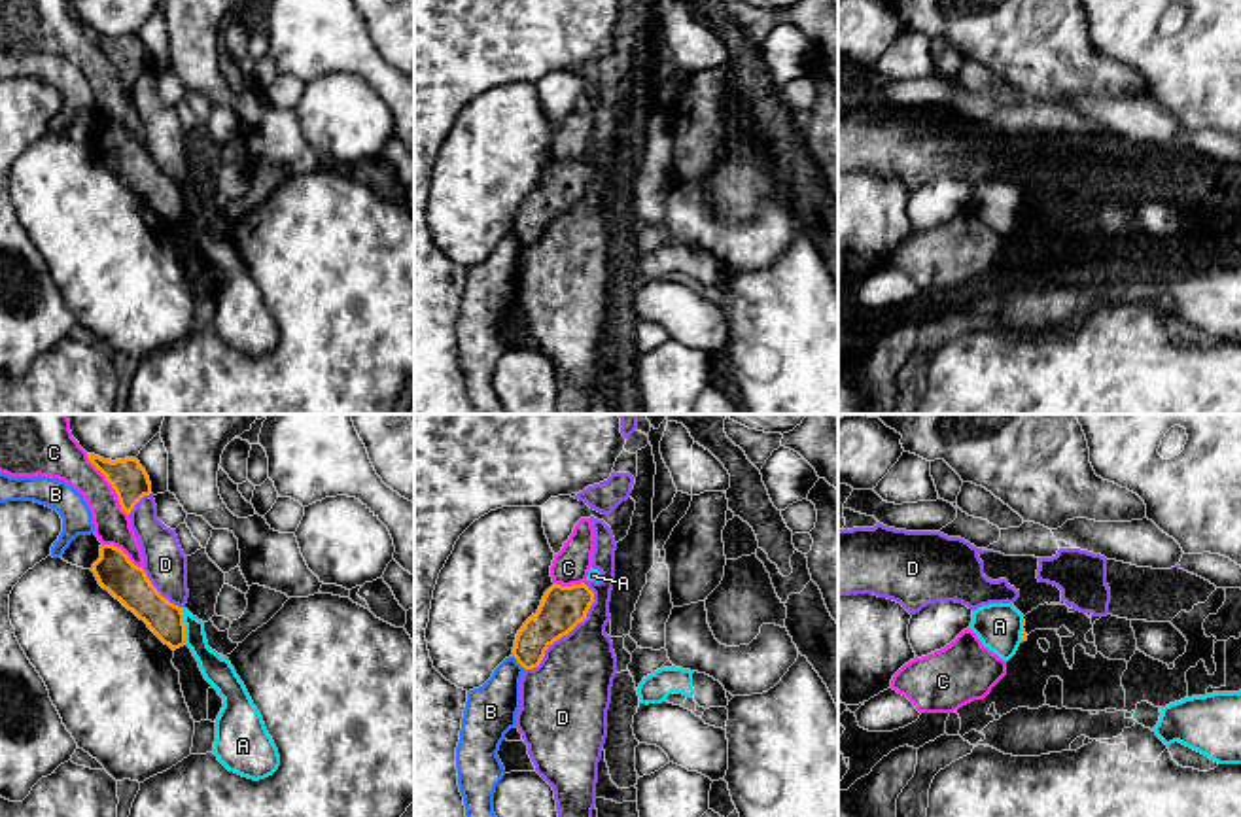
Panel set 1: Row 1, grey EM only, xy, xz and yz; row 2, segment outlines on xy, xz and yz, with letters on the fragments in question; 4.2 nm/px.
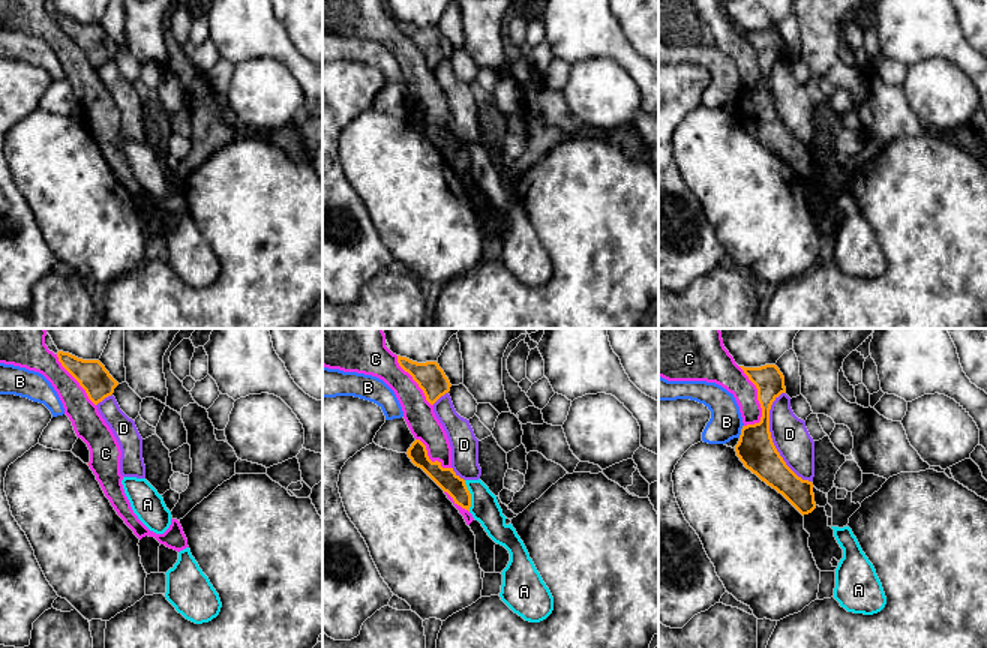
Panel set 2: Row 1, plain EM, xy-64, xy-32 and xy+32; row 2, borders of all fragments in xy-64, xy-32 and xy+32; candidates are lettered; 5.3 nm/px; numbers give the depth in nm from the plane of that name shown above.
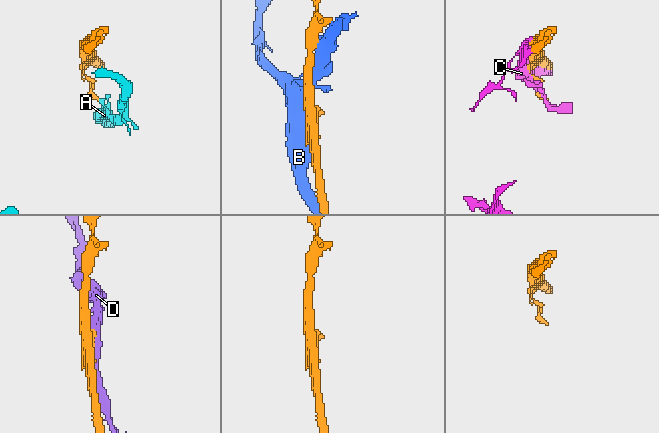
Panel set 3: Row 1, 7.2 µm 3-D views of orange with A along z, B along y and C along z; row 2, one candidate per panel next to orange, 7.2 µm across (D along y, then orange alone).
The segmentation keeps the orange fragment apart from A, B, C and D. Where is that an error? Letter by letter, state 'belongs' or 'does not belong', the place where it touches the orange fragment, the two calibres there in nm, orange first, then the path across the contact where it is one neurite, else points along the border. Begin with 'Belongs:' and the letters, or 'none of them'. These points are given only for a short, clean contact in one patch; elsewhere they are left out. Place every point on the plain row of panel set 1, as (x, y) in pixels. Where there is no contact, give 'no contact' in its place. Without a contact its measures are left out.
Belongs: none of them
A: does not belong | xy (184, 203) | 150/120 nm | along xy (180, 184), (186, 220)
B: does not belong | xz (519, 239) | 170/220 nm
C: does not belong | xy (110, 59) | 160/190 nm
D: does not belong | xz (568, 208) | 190/360 nm

